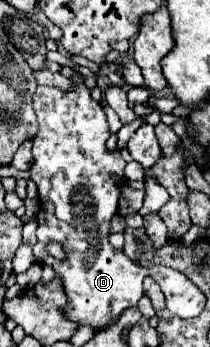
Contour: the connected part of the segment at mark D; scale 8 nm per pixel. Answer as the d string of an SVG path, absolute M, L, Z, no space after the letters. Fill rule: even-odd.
M77 73L73 79L73 89L61 91L57 87L43 87L39 85L33 95L33 107L39 119L39 133L33 139L33 165L31 165L31 179L37 183L39 189L39 213L37 213L37 245L33 247L35 261L39 265L49 265L55 271L55 277L63 281L63 289L67 295L67 305L63 307L63 315L77 323L89 325L95 331L111 327L125 309L135 307L143 297L143 277L147 275L145 267L135 265L121 249L115 249L109 243L111 233L111 219L119 209L119 195L121 189L113 181L111 173L121 175L125 169L125 161L121 159L119 151L107 151L105 141L109 139L109 125L103 113L101 103L91 97L89 87L83 83L83 77ZM47 241L59 241L65 247L67 259L55 261L45 253Z

